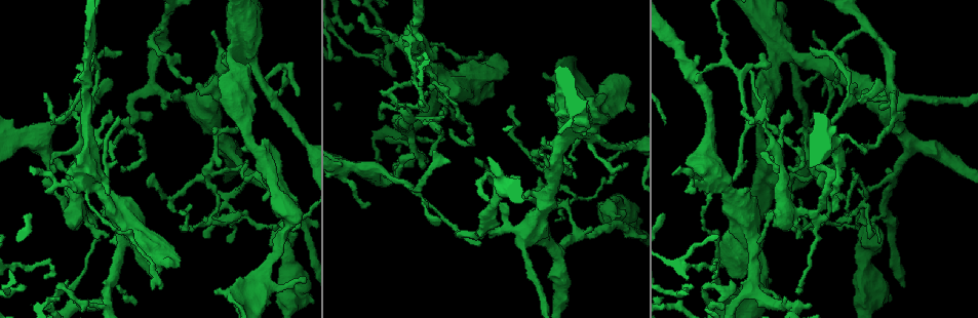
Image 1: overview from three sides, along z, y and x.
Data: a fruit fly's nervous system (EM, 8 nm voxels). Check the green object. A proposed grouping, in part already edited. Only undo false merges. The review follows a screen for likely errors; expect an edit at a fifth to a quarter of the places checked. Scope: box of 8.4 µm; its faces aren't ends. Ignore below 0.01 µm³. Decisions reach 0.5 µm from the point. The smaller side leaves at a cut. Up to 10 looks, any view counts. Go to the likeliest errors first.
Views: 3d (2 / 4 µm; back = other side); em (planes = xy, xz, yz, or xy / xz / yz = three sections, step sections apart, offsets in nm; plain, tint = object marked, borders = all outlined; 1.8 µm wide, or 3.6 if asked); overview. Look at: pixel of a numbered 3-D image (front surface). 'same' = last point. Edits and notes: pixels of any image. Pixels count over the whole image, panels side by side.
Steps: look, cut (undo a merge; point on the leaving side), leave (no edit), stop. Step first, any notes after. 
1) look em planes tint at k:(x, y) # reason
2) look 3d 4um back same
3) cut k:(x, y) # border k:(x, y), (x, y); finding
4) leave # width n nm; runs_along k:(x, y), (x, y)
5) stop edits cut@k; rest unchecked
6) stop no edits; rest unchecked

look em xy step 16 tint at 1:(749, 118) # sharp bend

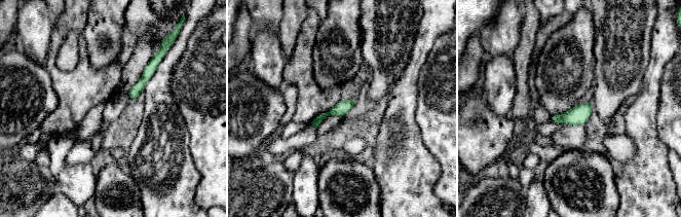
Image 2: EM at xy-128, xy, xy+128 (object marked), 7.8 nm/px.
look em planes borders same # another direction

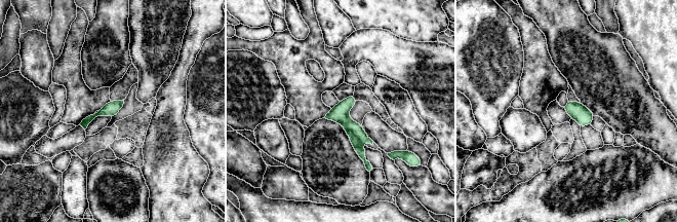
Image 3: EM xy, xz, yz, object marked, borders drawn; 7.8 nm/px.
cut 3:(360, 151) # border 3:(348, 133), (360, 141); two neurons meet here

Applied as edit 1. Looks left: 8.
look 3d 4um at 1:(867, 195) # four arms meet

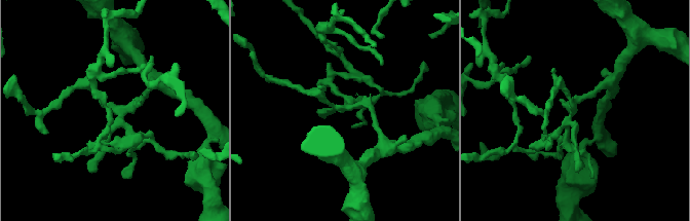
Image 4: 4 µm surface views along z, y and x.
look em planes tint at 4:(571, 109)

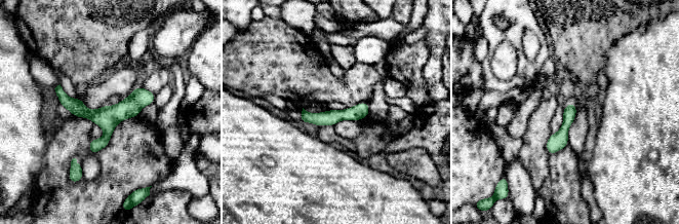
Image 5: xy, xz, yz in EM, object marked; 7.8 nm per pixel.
leave # runs_along 5:(57, 89), (89, 114), (152, 98); continuous, no second neuron

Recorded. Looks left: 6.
look 3d 4um at 1:(752, 236) # arms run side by side

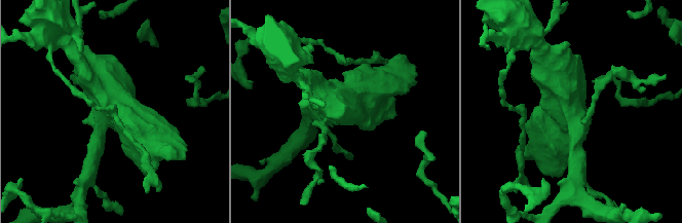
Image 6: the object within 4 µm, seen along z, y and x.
look em 3.6um planes borders at 6:(109, 115)

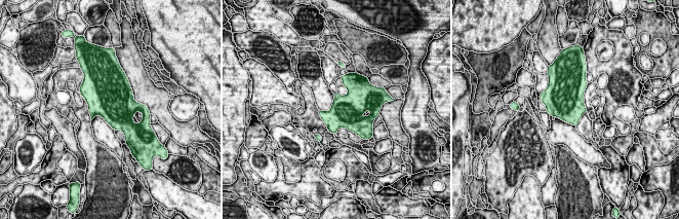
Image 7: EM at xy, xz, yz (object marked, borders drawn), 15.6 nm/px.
leave # all the same neuron

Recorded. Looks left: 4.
look em xy step 16 tint at 1:(283, 66) # sharp bend

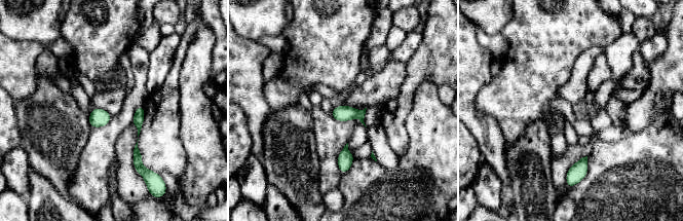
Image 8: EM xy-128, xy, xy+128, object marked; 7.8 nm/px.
look em planes borders same

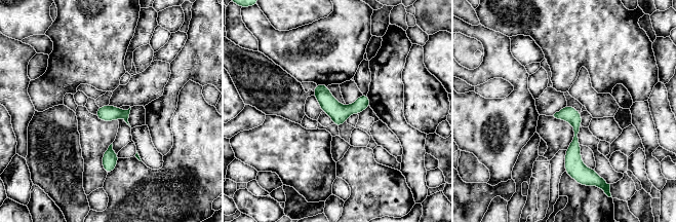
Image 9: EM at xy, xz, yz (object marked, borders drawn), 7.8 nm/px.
leave # width 120 nm; runs_along 9:(567, 108), (575, 120), (579, 174); one neuron here

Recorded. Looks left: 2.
stop edits cut@3; rest unchecked

